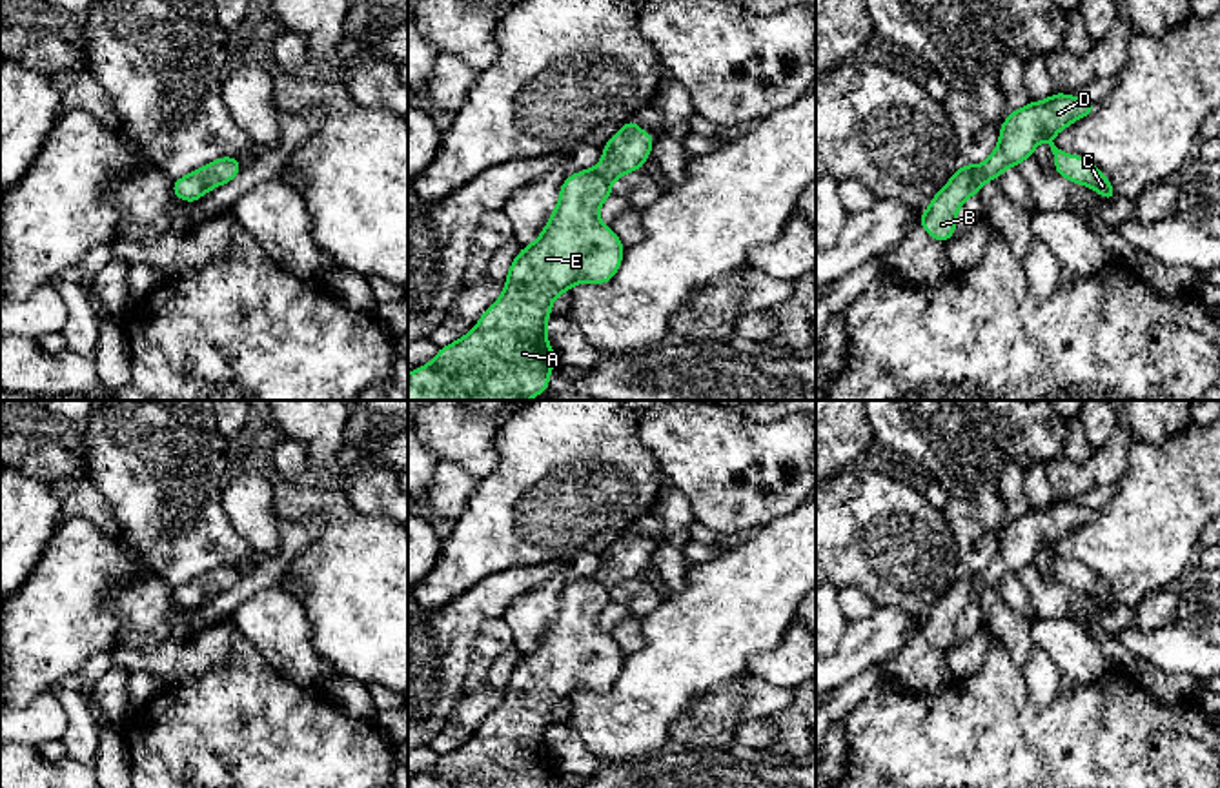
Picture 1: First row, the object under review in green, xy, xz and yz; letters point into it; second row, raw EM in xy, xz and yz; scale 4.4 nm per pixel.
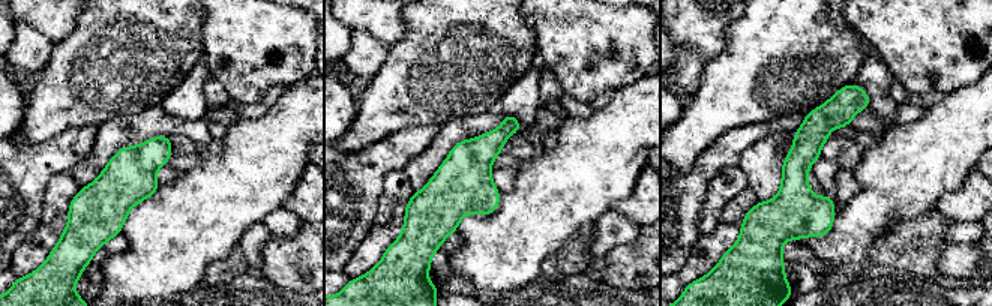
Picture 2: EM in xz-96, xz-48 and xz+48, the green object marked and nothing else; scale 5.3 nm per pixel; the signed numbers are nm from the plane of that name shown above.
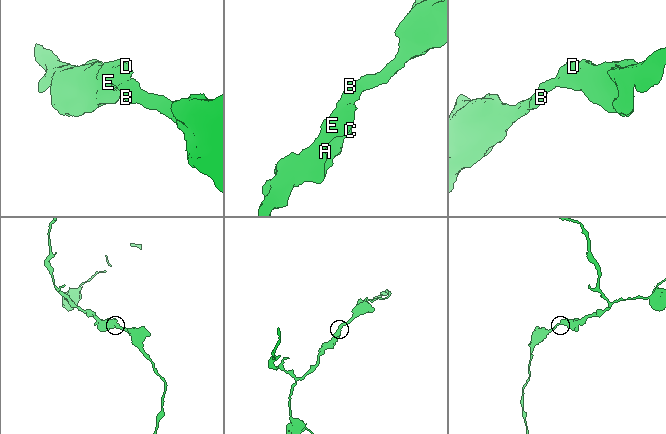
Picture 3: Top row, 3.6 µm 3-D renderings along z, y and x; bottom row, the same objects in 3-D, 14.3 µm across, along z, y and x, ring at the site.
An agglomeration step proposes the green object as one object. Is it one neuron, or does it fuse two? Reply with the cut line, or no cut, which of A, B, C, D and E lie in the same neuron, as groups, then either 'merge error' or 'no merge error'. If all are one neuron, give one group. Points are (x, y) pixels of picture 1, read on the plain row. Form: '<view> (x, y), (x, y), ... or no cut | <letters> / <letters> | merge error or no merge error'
no cut | A B C D E | no merge error

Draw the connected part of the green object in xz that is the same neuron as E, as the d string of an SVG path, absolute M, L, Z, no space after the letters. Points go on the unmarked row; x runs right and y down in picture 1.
M630 526L603 551L605 562L595 575L570 582L543 641L512 670L501 706L468 743L441 755L435 766L413 777L408 788L548 788L550 777L559 772L546 744L552 710L577 690L608 692L617 681L625 653L612 635L599 630L599 615L612 602L615 586L637 579L648 568L654 550L656 544L639 539L635 526Z

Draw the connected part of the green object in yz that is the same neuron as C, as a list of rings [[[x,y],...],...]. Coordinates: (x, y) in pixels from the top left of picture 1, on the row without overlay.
[[[1065,500],[1047,508],[1029,510],[1014,517],[1000,535],[1000,550],[980,573],[961,571],[956,582],[934,602],[930,613],[918,624],[927,642],[949,650],[954,644],[956,624],[961,611],[978,602],[987,588],[998,588],[1005,575],[1018,575],[1023,566],[1034,564],[1040,546],[1045,546],[1054,562],[1056,581],[1074,591],[1087,593],[1107,610],[1116,608],[1113,591],[1087,566],[1058,557],[1052,544],[1074,528],[1091,522],[1096,510]]]

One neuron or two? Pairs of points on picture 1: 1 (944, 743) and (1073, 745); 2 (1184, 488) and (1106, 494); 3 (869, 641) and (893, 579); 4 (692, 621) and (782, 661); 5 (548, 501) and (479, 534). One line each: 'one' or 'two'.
1: one
2: two
3: two
4: two
5: one

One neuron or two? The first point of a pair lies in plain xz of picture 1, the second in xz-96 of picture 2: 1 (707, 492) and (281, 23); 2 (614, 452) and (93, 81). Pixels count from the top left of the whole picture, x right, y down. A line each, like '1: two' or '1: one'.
1: one
2: one

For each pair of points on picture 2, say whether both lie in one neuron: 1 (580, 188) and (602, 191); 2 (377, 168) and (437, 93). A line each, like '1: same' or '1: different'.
1: same
2: different

